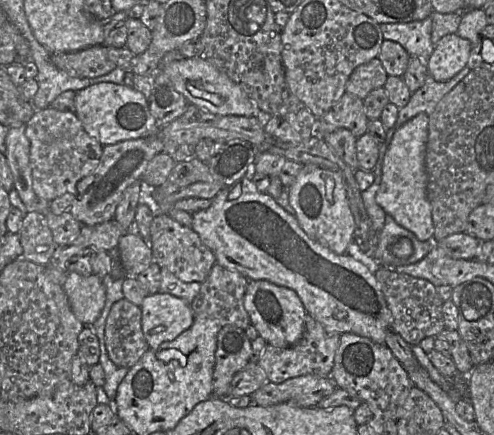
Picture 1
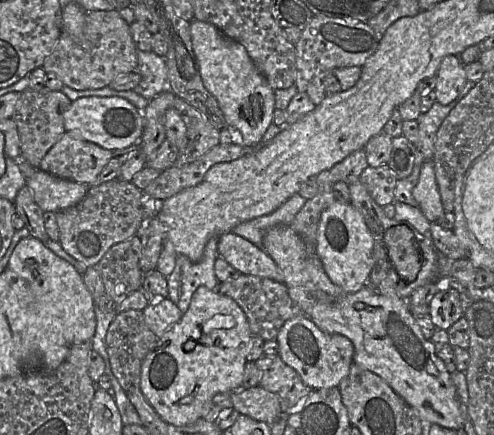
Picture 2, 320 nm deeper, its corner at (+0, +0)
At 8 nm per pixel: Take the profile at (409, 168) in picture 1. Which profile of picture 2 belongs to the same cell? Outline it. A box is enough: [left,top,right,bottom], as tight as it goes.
[412,160,445,223]

